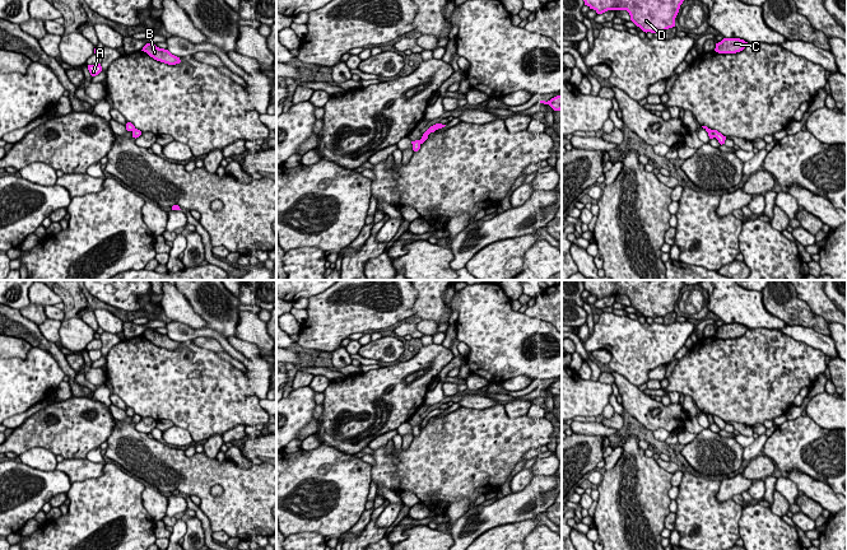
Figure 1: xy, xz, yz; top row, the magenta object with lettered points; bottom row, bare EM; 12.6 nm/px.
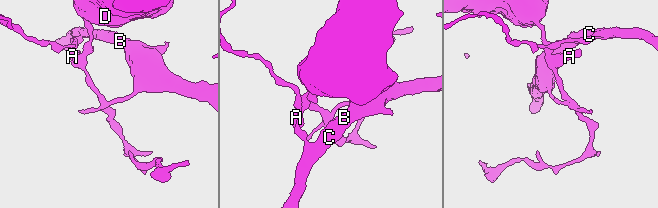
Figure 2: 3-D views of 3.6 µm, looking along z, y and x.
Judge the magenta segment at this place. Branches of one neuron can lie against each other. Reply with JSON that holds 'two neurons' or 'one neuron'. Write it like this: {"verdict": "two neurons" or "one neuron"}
{"verdict": "two neurons"}

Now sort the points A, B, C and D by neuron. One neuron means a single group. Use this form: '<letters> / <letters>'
A D / B C

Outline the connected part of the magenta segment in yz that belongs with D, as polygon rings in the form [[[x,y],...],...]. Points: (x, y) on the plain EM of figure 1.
[[[583,280],[585,290],[597,299],[627,295],[643,317],[665,317],[675,312],[683,280]]]

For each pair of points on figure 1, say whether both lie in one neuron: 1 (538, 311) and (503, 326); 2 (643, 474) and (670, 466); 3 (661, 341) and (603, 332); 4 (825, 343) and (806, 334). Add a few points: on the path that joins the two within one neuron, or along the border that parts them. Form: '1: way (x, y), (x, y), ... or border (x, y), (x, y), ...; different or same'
1: border (524, 313), (548, 322); different
2: border (655, 460), (671, 474); different
3: way (647, 341), (629, 341), (617, 334); same
4: way (820, 341), (811, 338); same

